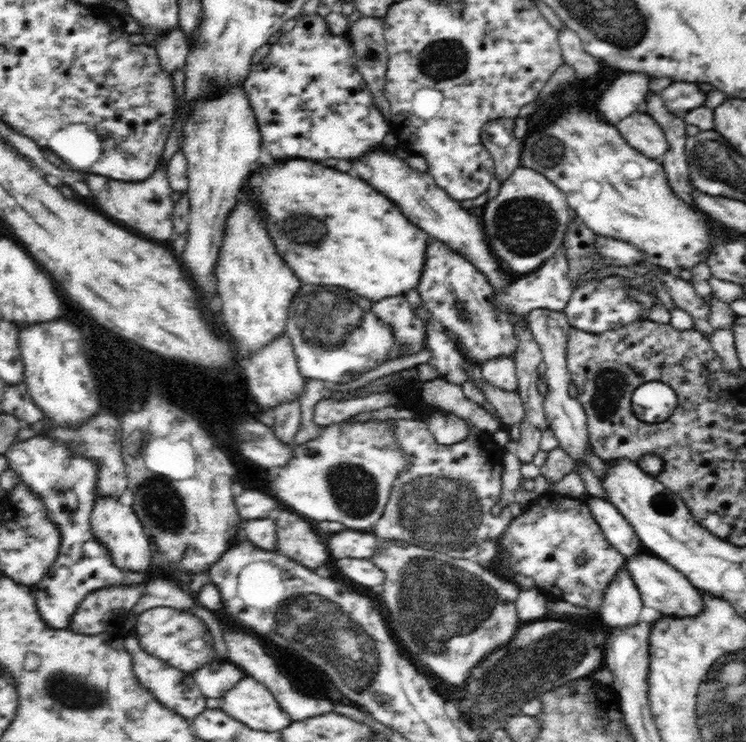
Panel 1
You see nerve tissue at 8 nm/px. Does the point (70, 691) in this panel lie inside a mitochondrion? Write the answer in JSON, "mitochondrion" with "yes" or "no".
{"mitochondrion":"yes"}

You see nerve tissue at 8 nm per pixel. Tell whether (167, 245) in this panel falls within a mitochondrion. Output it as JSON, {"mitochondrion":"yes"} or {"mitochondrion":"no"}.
{"mitochondrion":"no"}

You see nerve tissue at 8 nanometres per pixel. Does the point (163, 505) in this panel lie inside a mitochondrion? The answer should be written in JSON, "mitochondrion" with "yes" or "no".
{"mitochondrion":"yes"}

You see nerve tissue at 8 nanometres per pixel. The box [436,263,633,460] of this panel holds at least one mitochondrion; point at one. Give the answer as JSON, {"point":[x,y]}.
{"point":[607,387]}

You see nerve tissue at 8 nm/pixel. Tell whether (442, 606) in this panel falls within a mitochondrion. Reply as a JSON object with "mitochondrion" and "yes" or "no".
{"mitochondrion":"yes"}

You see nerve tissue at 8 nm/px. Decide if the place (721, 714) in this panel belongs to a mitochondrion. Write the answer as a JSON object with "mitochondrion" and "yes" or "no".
{"mitochondrion":"yes"}

